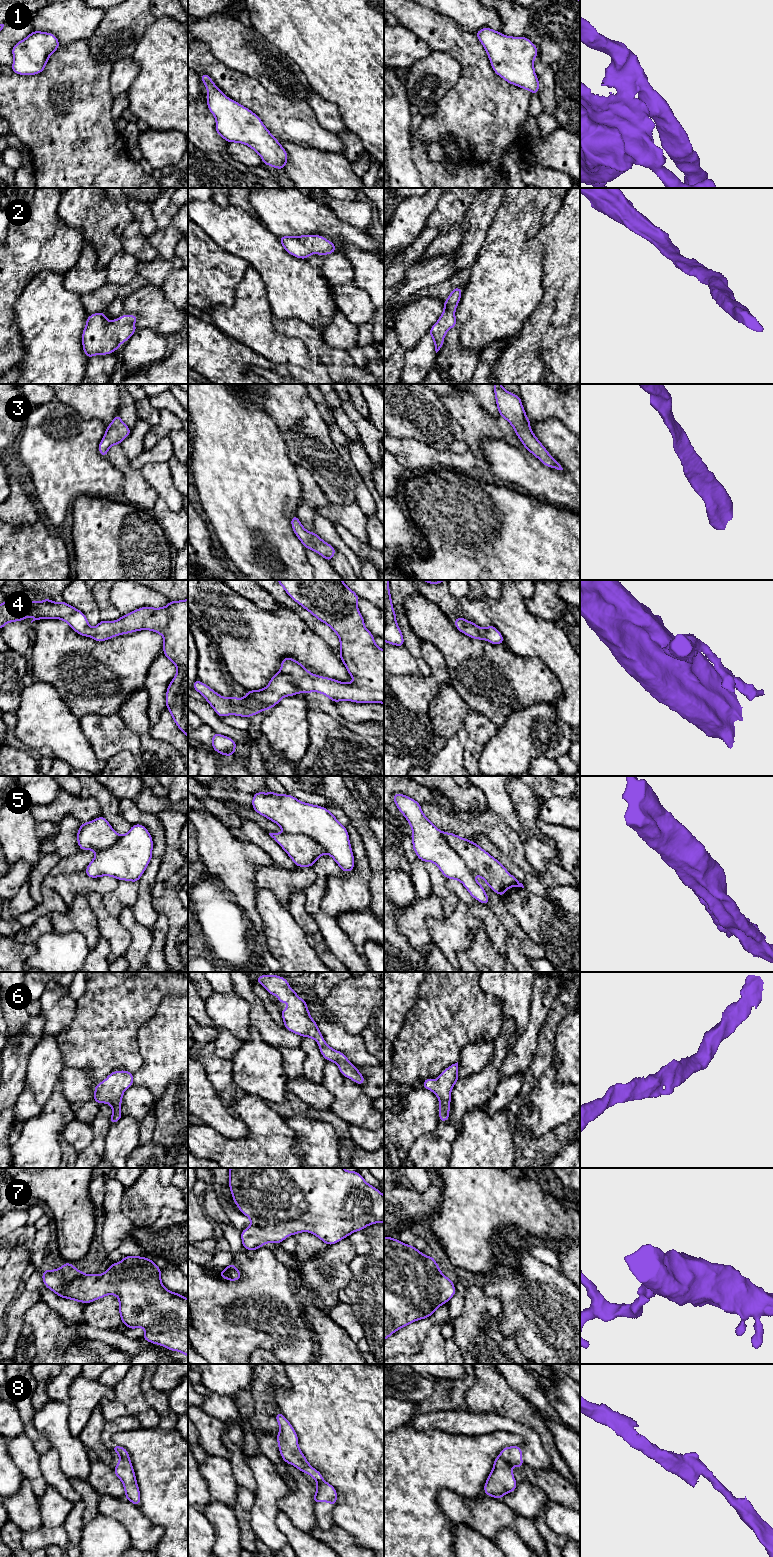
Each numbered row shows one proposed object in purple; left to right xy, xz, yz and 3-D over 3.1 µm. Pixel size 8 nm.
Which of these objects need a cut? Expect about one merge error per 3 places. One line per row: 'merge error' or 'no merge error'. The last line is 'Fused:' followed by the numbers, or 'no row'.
1: no merge error
2: no merge error
3: no merge error
4: no merge error
5: merge error
6: no merge error
7: no merge error
8: merge error
Fused: 5, 8

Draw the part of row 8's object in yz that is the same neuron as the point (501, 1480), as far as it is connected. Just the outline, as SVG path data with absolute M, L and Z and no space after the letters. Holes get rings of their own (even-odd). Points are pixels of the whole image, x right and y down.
M500 1456L494 1460L494 1465L484 1484L484 1494L503 1499L505 1493L515 1491L517 1482L514 1478L511 1466L509 1466Z

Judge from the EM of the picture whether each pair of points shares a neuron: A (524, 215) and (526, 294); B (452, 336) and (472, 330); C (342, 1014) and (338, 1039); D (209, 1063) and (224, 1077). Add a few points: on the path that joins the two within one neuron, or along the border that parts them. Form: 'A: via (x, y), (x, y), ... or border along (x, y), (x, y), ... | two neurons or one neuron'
A: via (519, 235), (519, 274) | one neuron
B: border along (457, 323), (460, 343), (465, 348), (475, 351) | two neurons
C: border along (323, 1008), (329, 1020), (359, 1034) | two neurons
D: via (213, 1065), (220, 1073) | one neuron

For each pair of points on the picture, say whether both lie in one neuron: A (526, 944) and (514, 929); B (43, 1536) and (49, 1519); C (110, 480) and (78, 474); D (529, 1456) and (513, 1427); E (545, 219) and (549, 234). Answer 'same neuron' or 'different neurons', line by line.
A: same neuron
B: different neurons
C: same neuron
D: same neuron
E: different neurons

